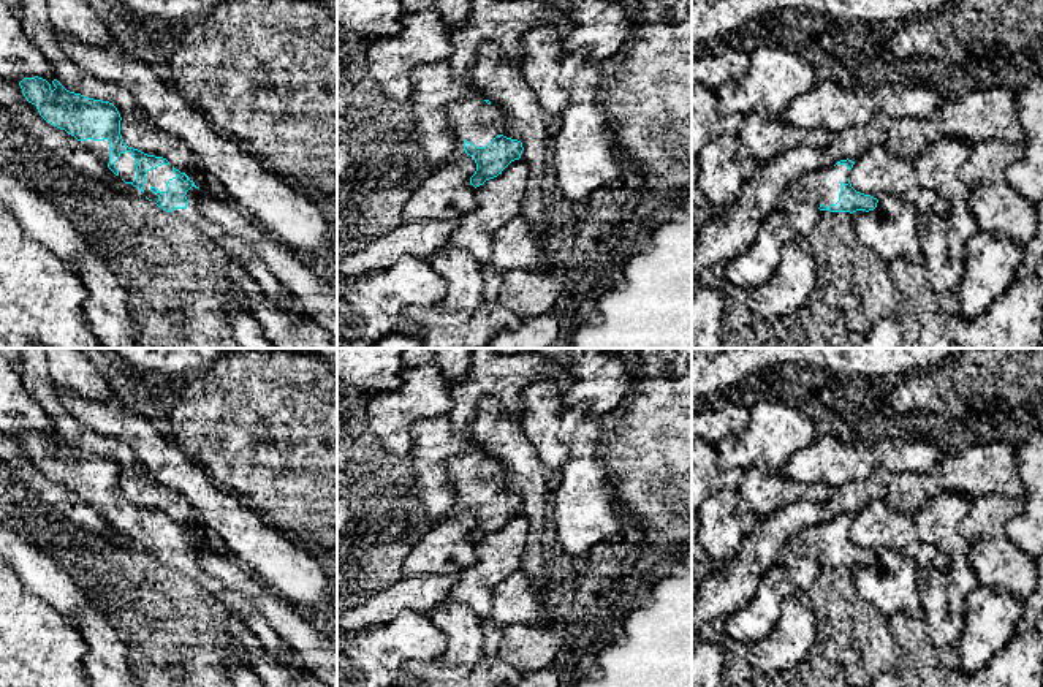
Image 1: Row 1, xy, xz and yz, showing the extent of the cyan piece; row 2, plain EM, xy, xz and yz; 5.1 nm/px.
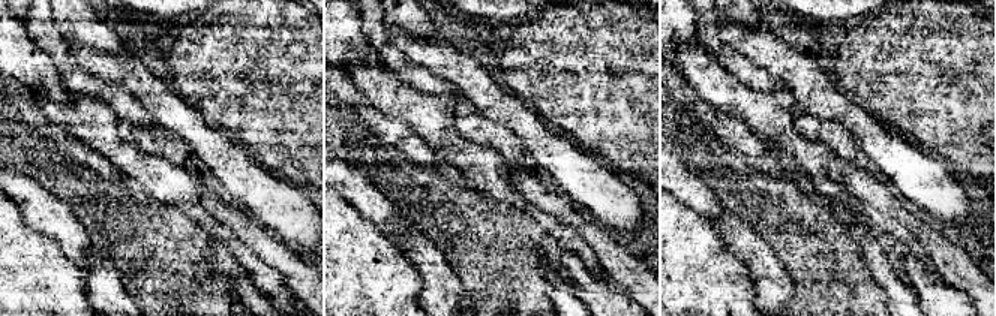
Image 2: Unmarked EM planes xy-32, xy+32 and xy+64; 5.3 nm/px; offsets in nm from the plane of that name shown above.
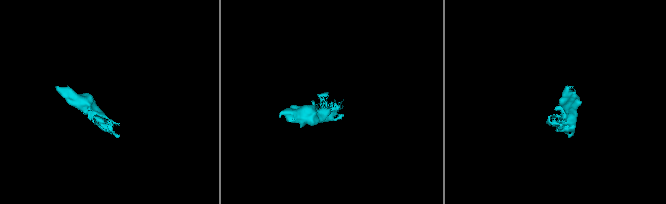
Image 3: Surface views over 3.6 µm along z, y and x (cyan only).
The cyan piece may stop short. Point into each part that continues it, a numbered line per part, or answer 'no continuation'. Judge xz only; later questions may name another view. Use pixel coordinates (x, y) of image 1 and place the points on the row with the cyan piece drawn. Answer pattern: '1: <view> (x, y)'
1: xz (474, 119)

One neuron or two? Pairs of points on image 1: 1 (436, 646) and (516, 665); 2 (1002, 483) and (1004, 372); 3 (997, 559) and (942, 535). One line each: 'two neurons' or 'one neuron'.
1: two neurons
2: two neurons
3: two neurons

